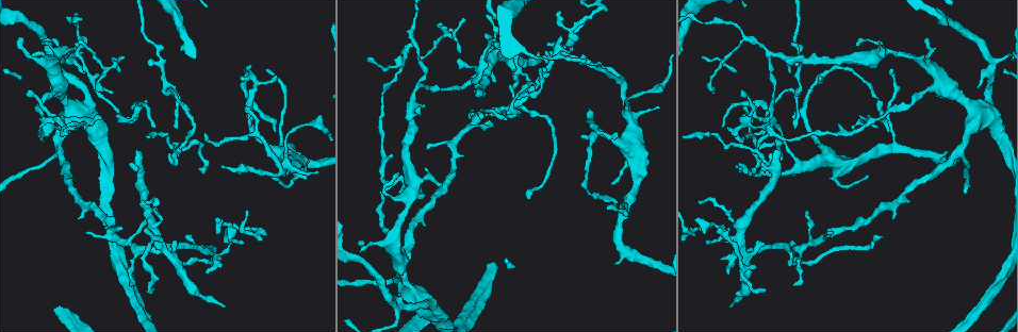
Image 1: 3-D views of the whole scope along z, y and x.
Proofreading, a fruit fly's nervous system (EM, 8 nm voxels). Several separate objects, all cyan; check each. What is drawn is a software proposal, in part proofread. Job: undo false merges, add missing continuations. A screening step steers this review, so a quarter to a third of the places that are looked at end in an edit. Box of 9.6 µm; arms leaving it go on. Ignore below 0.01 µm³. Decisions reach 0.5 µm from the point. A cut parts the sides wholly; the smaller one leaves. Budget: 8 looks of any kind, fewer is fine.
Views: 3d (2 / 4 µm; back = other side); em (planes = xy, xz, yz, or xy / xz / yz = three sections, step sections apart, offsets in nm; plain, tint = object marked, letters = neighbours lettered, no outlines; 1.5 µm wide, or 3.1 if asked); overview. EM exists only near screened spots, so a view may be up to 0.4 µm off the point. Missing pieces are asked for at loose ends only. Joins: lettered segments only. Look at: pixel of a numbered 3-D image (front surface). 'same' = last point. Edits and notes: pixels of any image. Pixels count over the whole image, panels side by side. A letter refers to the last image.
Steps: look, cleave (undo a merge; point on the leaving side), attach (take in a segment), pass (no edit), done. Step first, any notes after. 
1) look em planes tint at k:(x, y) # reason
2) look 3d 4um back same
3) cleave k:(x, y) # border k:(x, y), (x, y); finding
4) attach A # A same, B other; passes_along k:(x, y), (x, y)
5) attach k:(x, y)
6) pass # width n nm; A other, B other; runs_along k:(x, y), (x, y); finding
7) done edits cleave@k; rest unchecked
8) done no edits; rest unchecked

look 3d 2um at 1:(400, 293) # free end

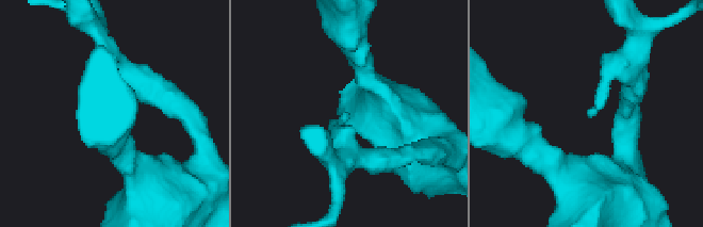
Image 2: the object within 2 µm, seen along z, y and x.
look em planes letters at 2:(346, 115) # now the EM

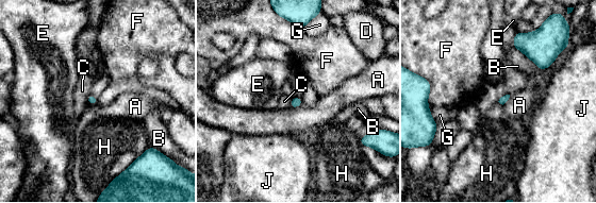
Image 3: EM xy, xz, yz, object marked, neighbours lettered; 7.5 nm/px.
pass # longest_contact C 300 nm; A other, B other, C other, D other, E other, F other, G other, H other, J other; none of them fits

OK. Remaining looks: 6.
look 3d 2um at 1:(530, 197) # branch stops here

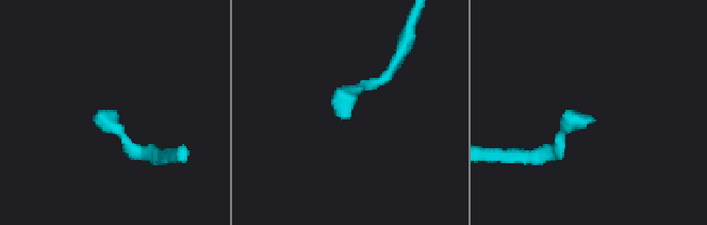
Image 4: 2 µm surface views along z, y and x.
look em planes letters at 4:(591, 118)

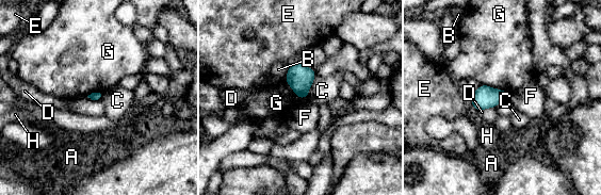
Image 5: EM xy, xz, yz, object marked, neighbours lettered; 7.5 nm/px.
pass # longest_contact G 240 nm; A other, B other, C other, D other, E other, F other, G other, H other; none of them fits

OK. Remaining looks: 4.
look em xy step 4 letters at 1:(453, 30) # an open end

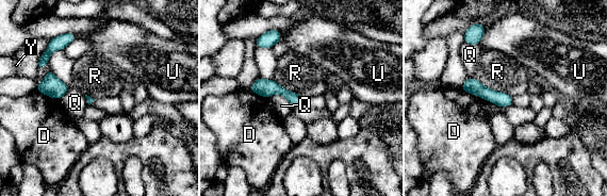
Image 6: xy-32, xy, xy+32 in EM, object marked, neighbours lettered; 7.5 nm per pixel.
pass # D other, Q other, R other, U other, Y other; runs_along 6:(253, 87), (275, 87), (301, 100); no lettered segment goes on from it

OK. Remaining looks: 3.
done no edits; rest unchecked

